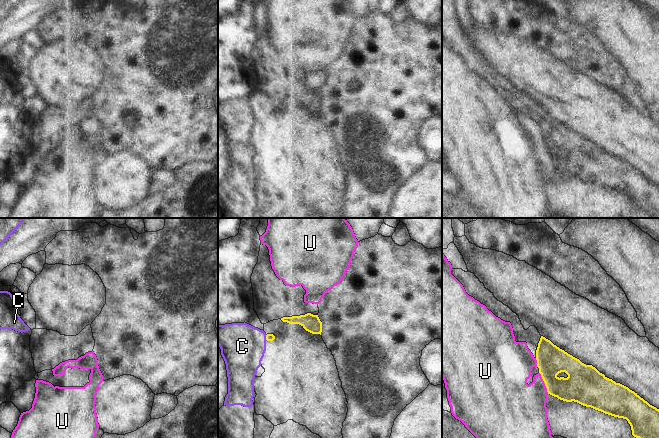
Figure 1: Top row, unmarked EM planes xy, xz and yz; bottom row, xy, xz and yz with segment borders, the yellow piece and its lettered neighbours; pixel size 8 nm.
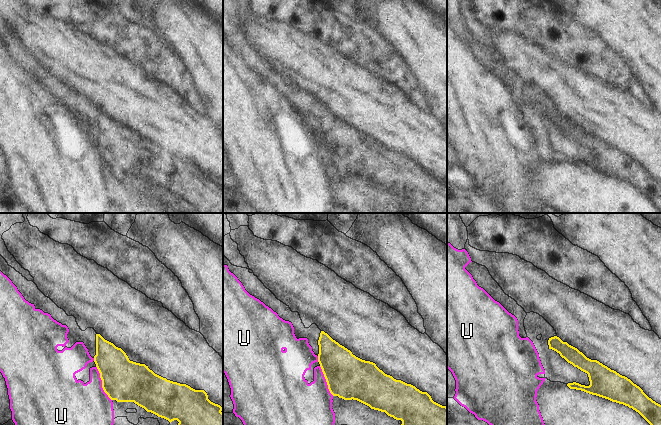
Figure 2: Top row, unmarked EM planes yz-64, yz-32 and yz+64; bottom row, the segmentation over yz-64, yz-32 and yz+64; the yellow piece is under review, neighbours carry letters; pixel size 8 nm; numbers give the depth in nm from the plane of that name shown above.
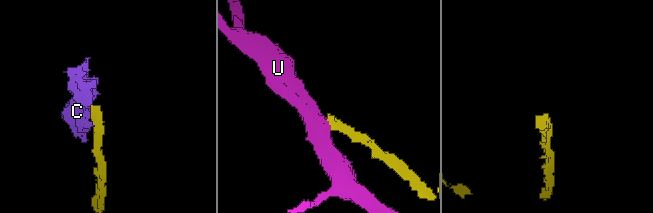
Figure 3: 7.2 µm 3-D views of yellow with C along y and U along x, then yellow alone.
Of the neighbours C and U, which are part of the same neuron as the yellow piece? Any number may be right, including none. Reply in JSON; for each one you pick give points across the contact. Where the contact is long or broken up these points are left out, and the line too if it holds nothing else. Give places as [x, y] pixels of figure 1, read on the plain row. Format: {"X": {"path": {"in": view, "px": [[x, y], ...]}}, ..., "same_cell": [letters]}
{"same_cell": []}

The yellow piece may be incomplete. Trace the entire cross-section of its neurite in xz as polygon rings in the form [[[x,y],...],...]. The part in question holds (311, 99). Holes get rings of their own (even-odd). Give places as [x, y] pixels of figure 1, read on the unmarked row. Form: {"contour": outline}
{"contour": [[[260,21],[258,38],[251,52],[254,86],[262,100],[281,95],[299,100],[312,110],[322,108],[318,80],[305,79],[306,66],[300,62],[286,62],[271,42],[269,25]]]}

